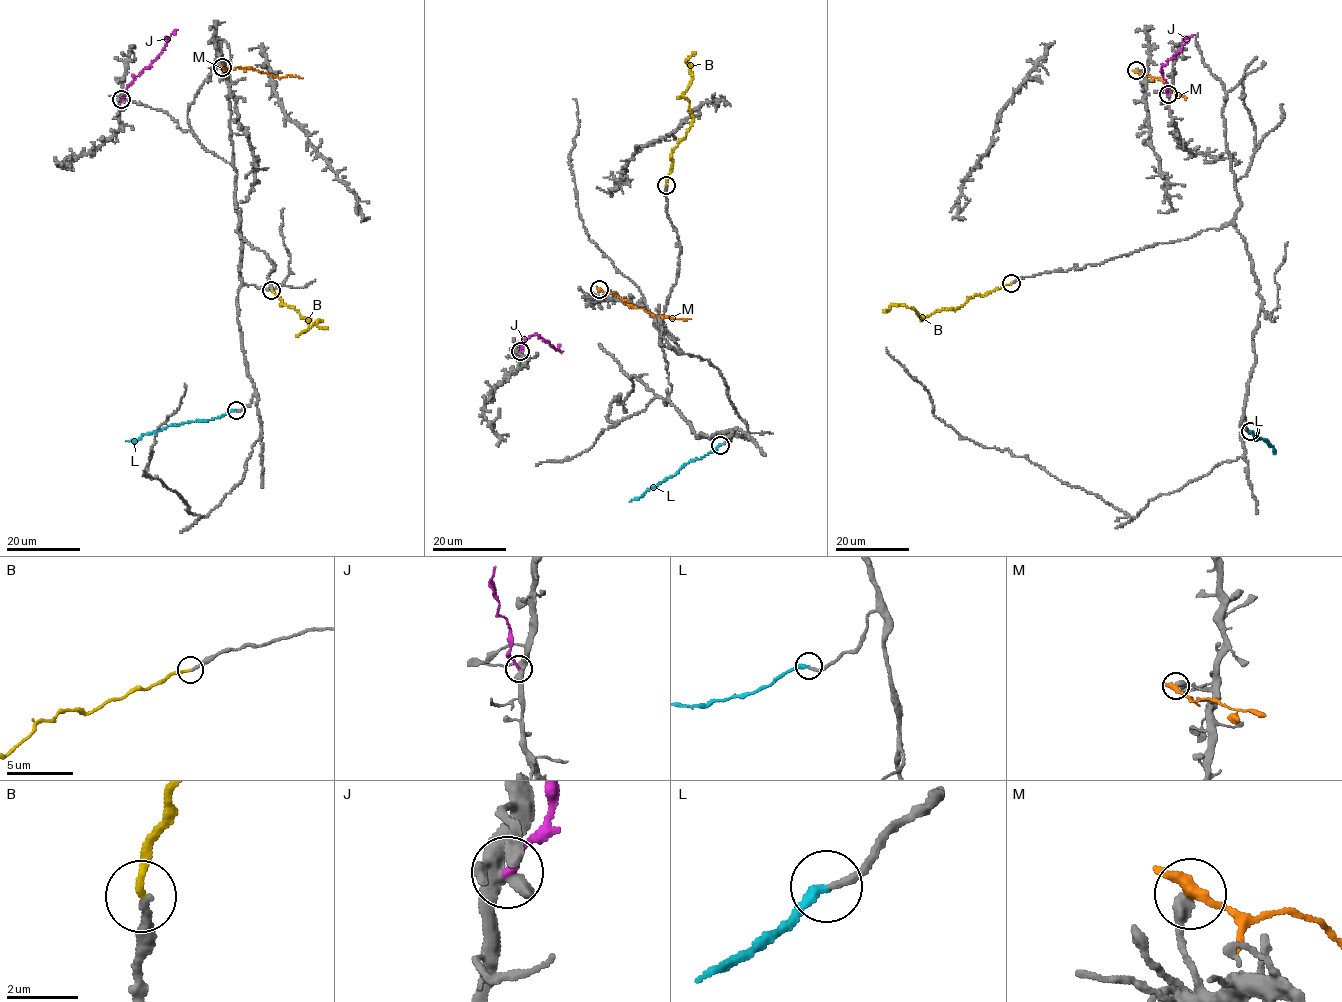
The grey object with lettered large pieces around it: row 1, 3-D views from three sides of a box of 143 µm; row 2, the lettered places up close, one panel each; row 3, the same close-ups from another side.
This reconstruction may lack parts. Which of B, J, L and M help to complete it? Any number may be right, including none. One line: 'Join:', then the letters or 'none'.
Join: B, L

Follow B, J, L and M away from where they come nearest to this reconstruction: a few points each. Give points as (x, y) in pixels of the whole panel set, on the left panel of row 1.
B: (272, 290), (281, 304), (310, 319), (303, 331), (320, 320), (319, 327), (328, 328)
J: (122, 99), (126, 87), (150, 67), (177, 29)
L: (235, 410), (212, 419), (169, 425), (137, 440), (126, 440)
M: (222, 67), (249, 67), (281, 77), (303, 77)

